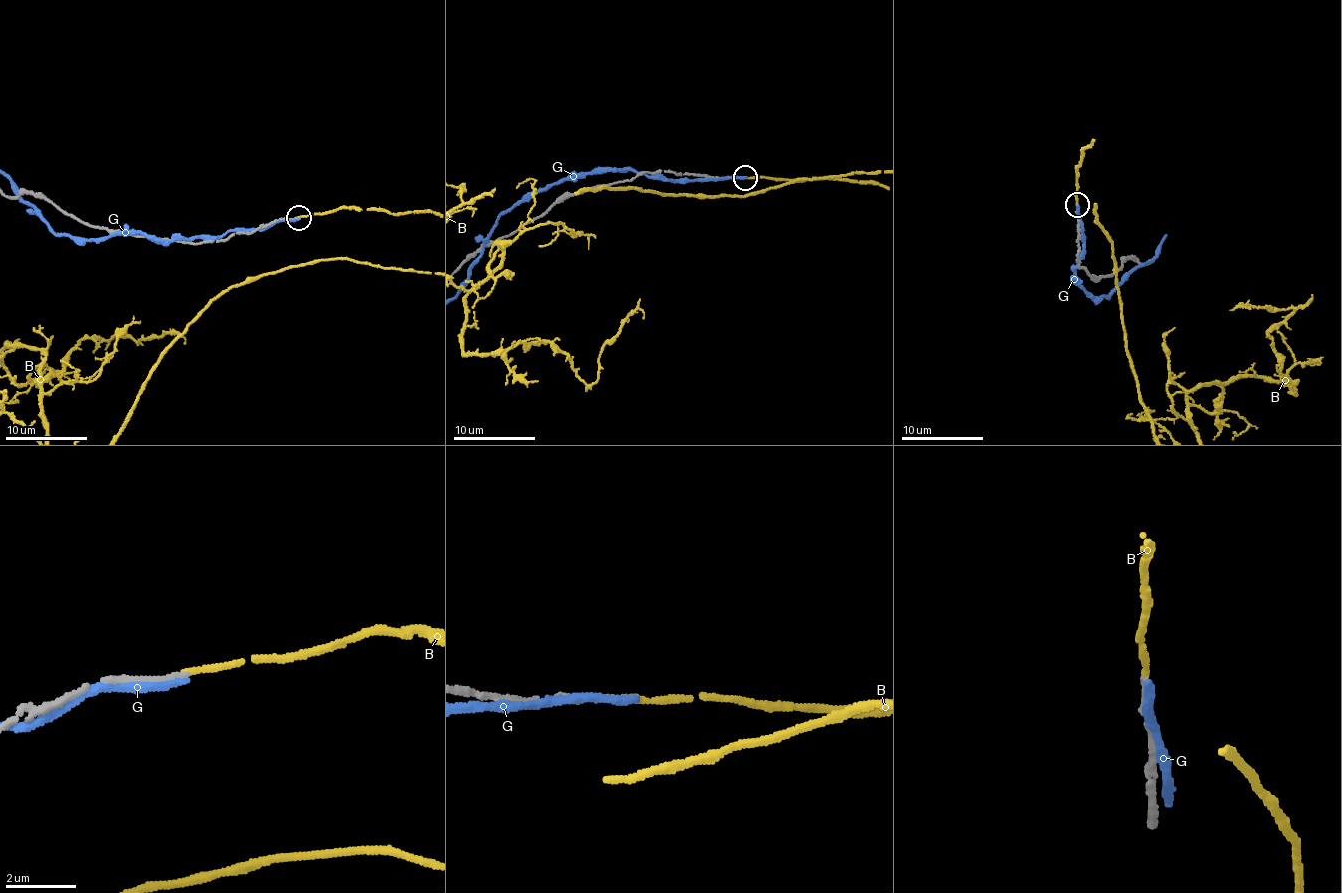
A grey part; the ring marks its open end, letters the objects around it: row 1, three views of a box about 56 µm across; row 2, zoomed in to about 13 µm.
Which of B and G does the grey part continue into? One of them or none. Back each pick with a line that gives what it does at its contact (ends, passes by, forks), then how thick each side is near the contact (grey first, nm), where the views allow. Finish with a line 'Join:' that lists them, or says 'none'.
B: It ends there. Thickness 140 nm (grey) against 170 nm
Join: B

